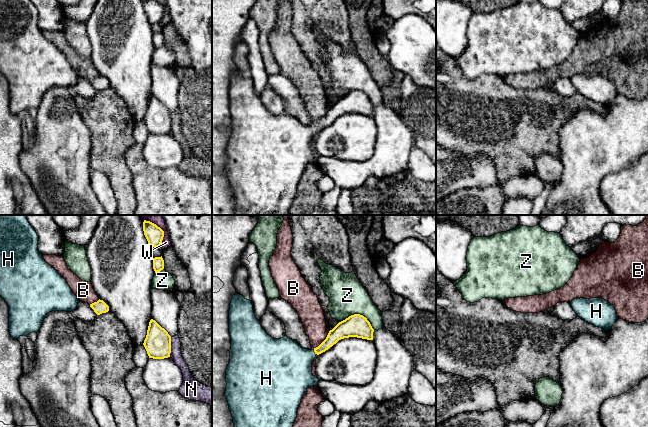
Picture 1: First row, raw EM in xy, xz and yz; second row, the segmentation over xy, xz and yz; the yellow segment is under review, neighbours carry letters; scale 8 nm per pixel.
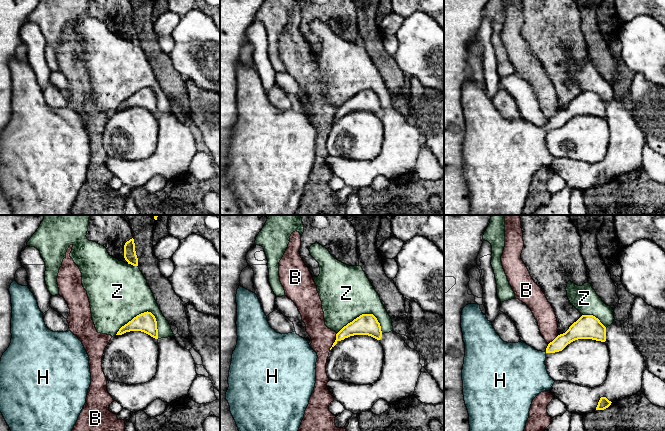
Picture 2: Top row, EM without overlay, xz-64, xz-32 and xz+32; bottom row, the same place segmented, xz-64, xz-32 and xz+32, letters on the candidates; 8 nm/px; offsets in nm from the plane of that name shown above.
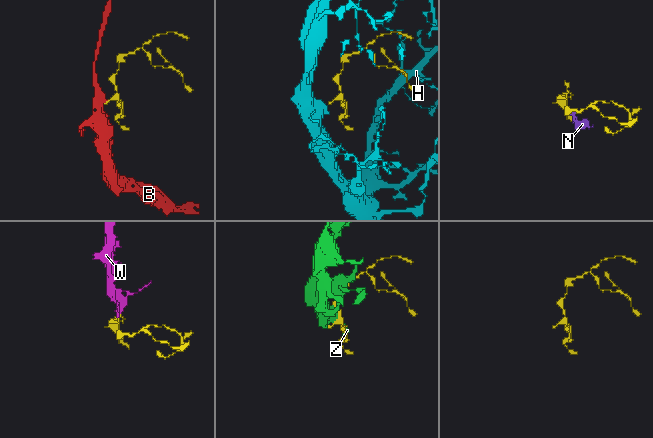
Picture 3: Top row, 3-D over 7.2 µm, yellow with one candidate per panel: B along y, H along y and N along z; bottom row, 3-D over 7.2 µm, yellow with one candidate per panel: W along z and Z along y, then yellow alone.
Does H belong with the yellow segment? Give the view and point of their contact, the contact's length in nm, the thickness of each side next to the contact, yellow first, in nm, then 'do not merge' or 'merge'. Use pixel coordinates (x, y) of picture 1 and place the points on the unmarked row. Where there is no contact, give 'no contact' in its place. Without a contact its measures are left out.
meets yellow in xz at (314, 127); contact 40 nm long; 110 nm thick on the yellow side, 380 nm on the other; merge

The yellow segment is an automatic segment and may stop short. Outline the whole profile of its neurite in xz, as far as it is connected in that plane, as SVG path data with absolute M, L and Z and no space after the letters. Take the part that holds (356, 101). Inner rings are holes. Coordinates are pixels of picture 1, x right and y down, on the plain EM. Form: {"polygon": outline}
{"polygon": "M240 70L233 71L229 85L231 126L230 137L226 145L225 173L233 193L235 215L290 215L290 208L297 193L301 175L307 165L311 162L317 162L319 157L312 150L312 138L315 133L344 114L357 113L373 116L373 108L374 105L366 93L354 90L330 106L326 115L318 123L313 126L304 125L287 112L274 115L268 111L256 94L251 77Z"}

